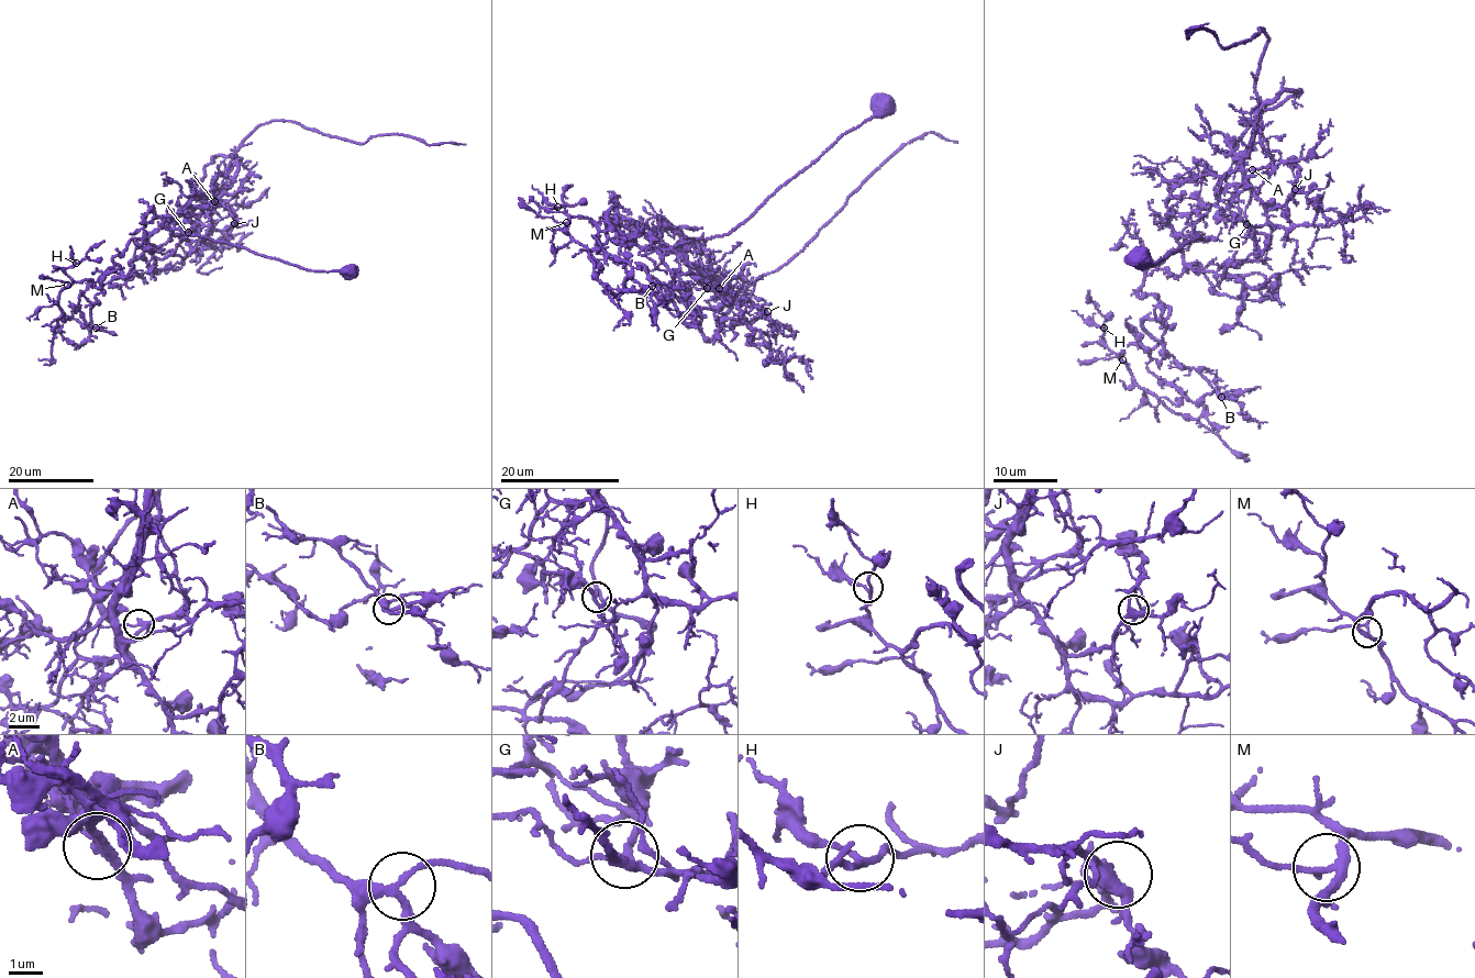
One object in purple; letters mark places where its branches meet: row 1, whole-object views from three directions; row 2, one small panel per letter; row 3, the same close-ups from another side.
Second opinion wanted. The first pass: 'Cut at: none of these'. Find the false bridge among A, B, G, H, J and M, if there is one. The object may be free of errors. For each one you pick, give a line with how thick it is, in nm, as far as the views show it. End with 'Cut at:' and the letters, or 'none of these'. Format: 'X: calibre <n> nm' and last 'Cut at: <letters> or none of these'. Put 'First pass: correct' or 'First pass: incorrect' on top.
First pass: incorrect
A: calibre 190 nm
Cut at: A

